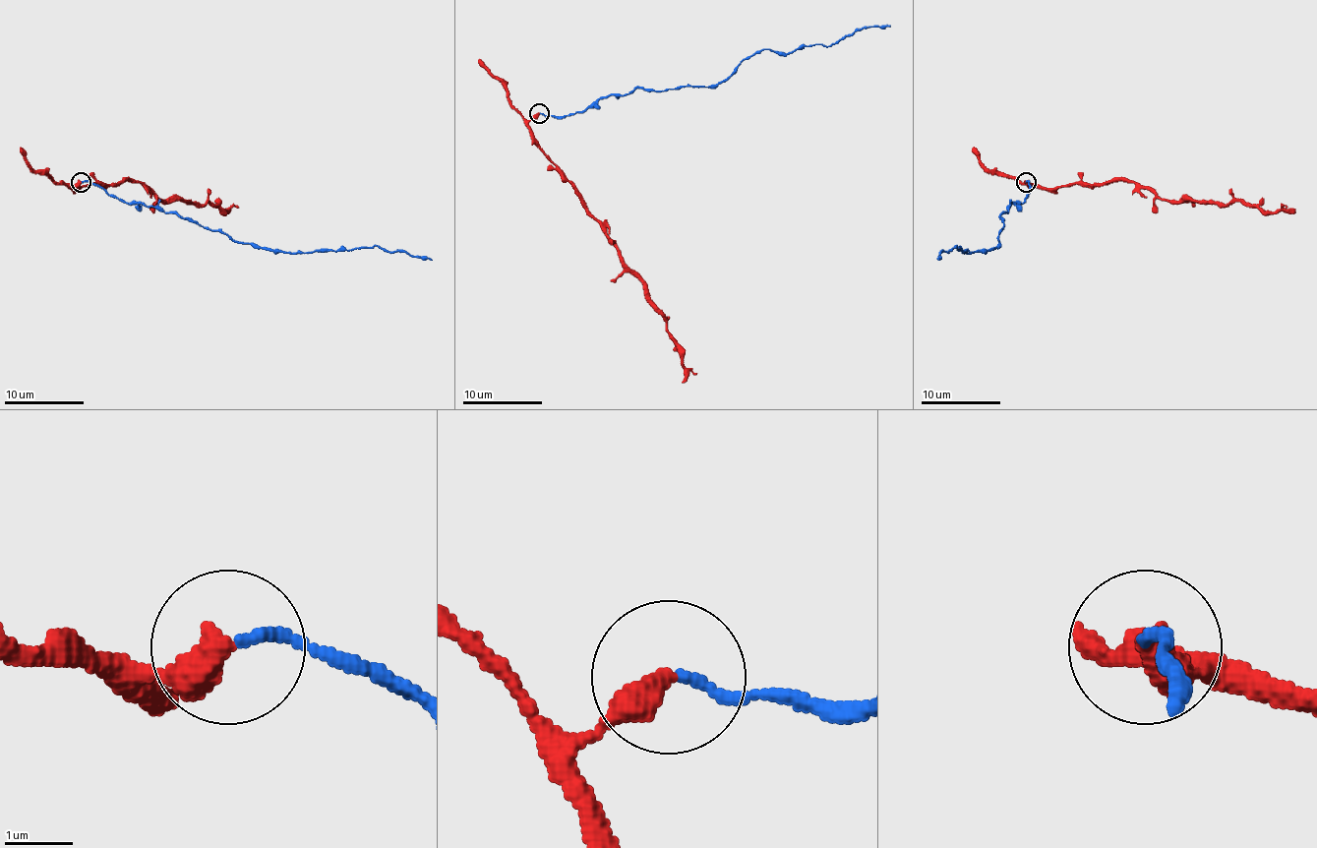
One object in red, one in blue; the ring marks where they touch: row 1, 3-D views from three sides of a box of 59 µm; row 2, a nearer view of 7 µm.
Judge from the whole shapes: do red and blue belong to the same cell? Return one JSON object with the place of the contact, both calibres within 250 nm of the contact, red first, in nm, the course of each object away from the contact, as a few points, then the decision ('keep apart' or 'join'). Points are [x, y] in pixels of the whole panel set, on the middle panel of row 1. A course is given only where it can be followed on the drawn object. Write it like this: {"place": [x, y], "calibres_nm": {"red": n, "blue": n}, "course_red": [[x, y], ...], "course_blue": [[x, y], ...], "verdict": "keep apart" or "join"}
{"place": [539, 113], "calibres_nm": {"red": 460, "blue": 160}, "course_red": [[539, 114], [527, 124], [533, 144], [640, 280], [680, 362], [696, 374]], "course_blue": [[539, 114], [583, 112], [601, 98], [636, 89], [712, 87], [765, 48], [793, 52], [890, 25]], "verdict": "keep apart"}

